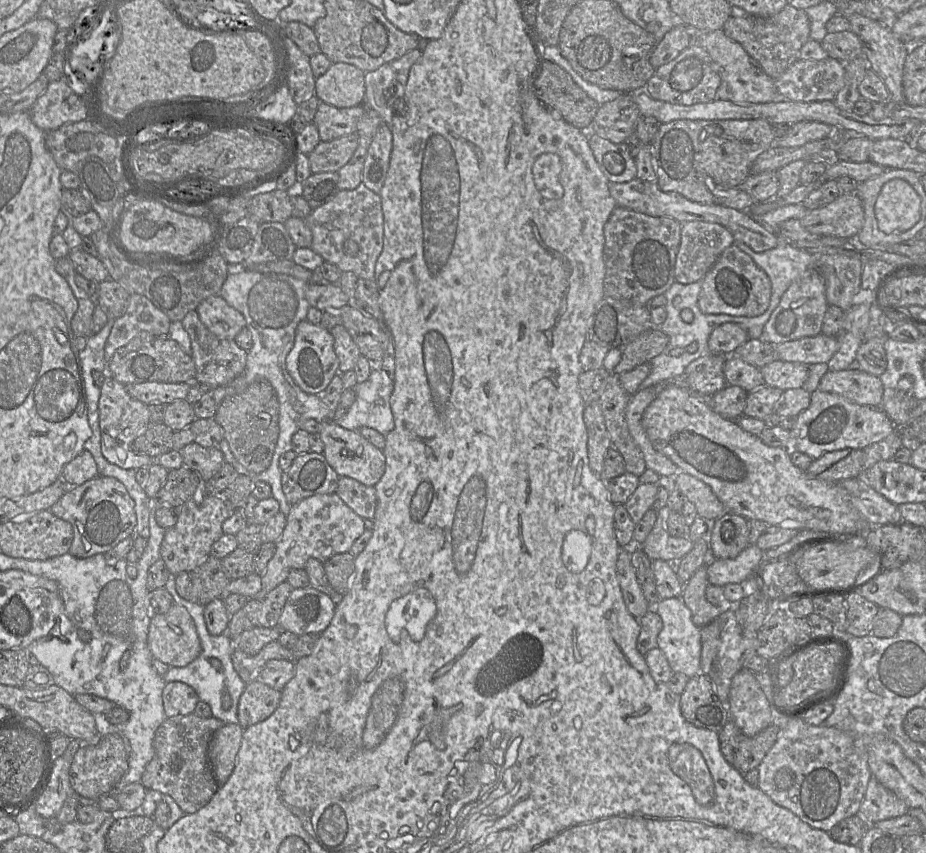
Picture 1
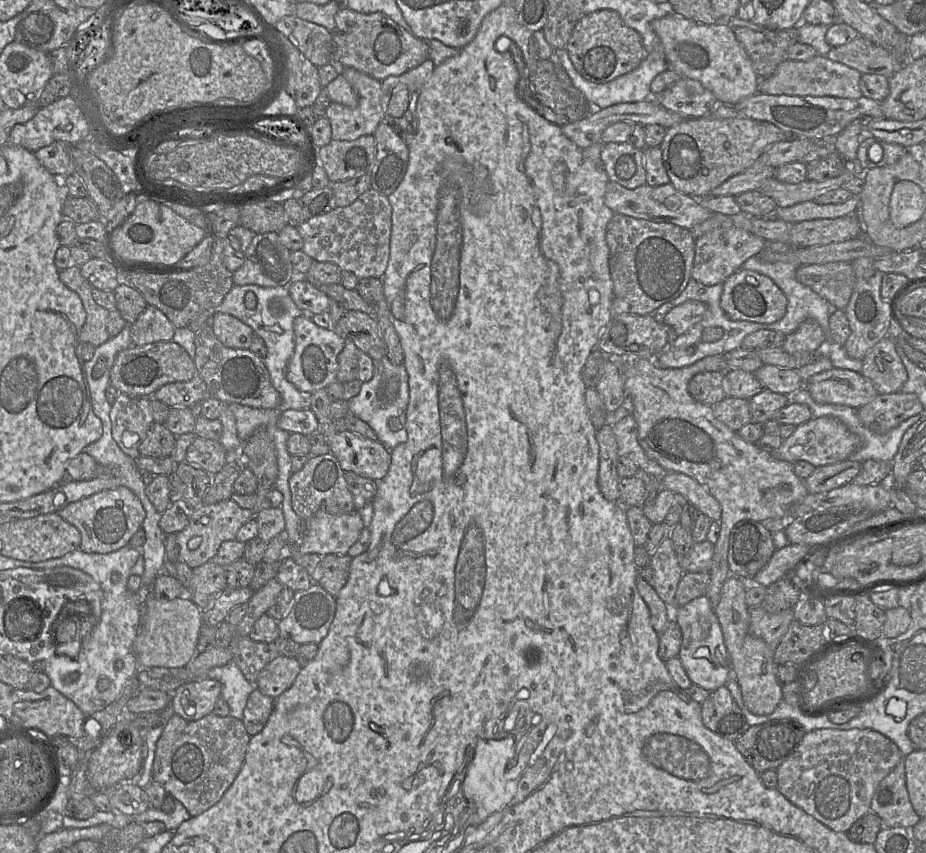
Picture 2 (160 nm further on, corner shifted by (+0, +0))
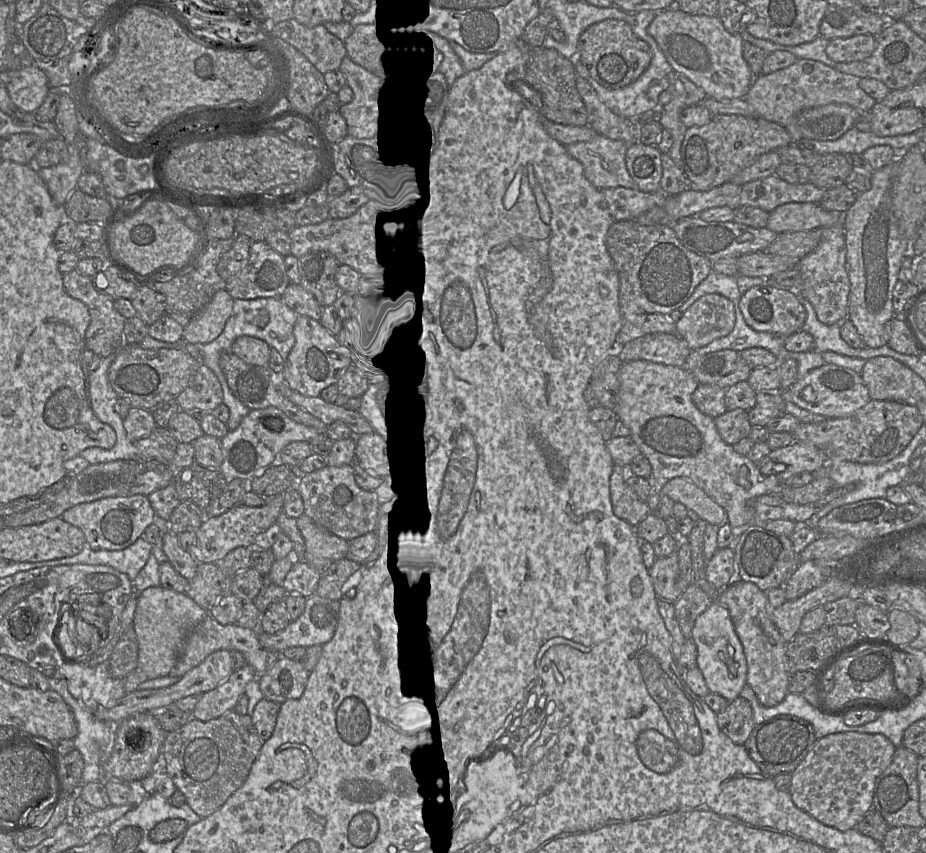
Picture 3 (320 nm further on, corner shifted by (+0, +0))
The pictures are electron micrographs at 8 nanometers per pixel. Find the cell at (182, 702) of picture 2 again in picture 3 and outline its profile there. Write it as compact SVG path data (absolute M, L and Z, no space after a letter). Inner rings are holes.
M245 664L239 670L234 671L219 686L203 693L191 712L191 717L208 721L233 711L237 700L245 693L246 685L256 678L254 669Z

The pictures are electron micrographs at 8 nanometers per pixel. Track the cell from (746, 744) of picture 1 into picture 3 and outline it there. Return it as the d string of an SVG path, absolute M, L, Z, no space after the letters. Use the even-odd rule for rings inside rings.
M779 716L772 721L755 725L745 748L757 766L770 777L778 774L792 774L805 759L817 741L811 724L795 716Z

